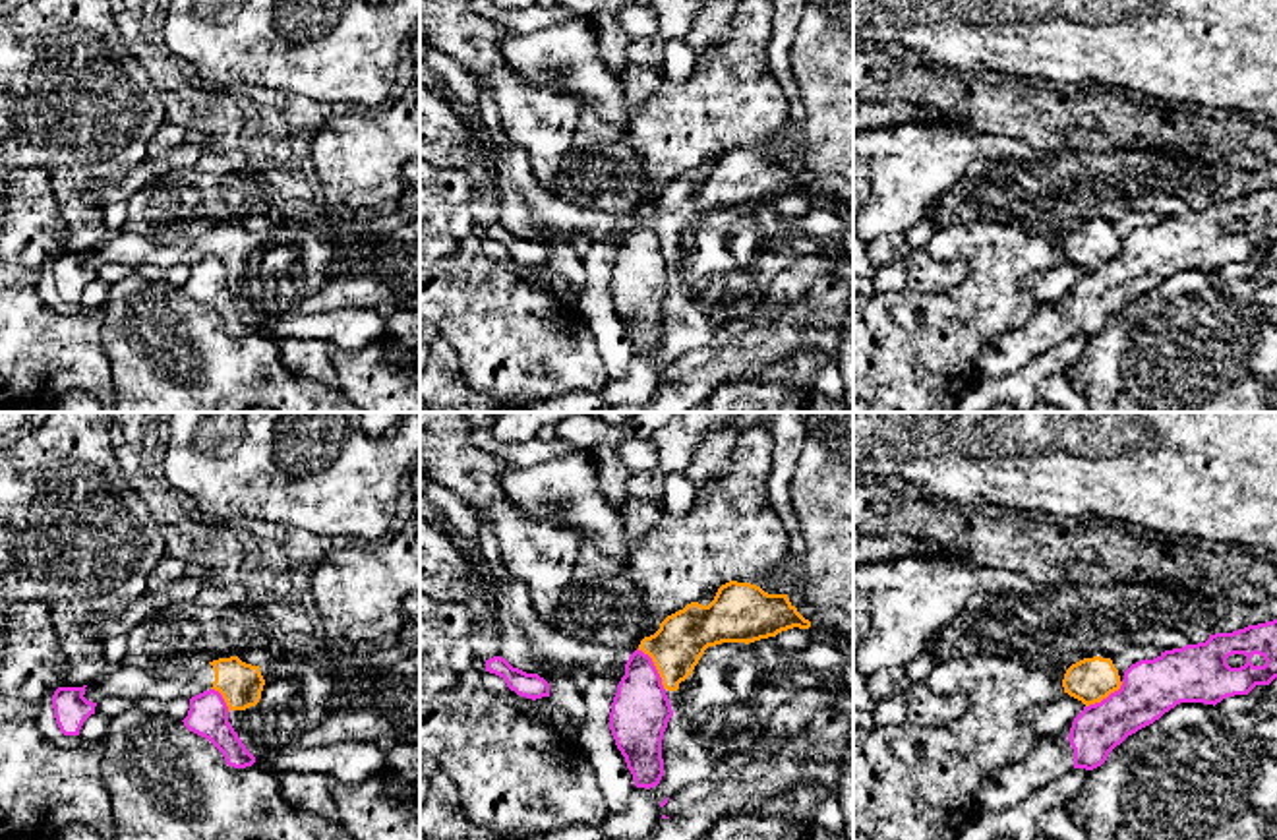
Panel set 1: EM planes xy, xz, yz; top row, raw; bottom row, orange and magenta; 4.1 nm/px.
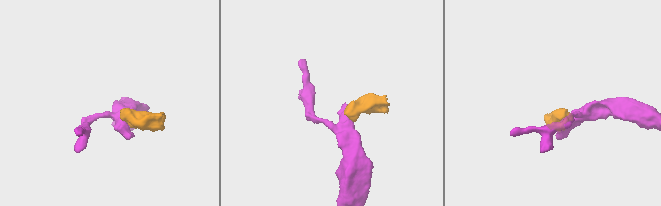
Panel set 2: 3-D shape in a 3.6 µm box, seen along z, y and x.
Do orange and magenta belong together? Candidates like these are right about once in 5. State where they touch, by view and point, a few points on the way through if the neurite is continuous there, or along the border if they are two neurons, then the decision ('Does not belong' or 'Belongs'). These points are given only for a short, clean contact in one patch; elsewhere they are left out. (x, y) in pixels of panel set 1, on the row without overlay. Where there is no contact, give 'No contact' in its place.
Touches orange at xz (656, 235). Boundary: xz (637, 215), (651, 225), (664, 256). Does not belong

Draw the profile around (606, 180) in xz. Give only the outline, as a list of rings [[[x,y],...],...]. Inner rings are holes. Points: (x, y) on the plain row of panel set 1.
[[[627,143],[598,151],[571,149],[563,159],[555,194],[567,203],[596,209],[608,217],[635,217],[642,199],[638,195],[640,159]]]

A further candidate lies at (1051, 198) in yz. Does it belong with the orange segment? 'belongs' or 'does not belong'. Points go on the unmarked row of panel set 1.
does not belong

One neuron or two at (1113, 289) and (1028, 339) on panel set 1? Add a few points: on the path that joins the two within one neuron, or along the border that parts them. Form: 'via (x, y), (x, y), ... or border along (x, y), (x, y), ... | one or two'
via (1092, 302), (1076, 318), (1061, 320), (1049, 328) | one

